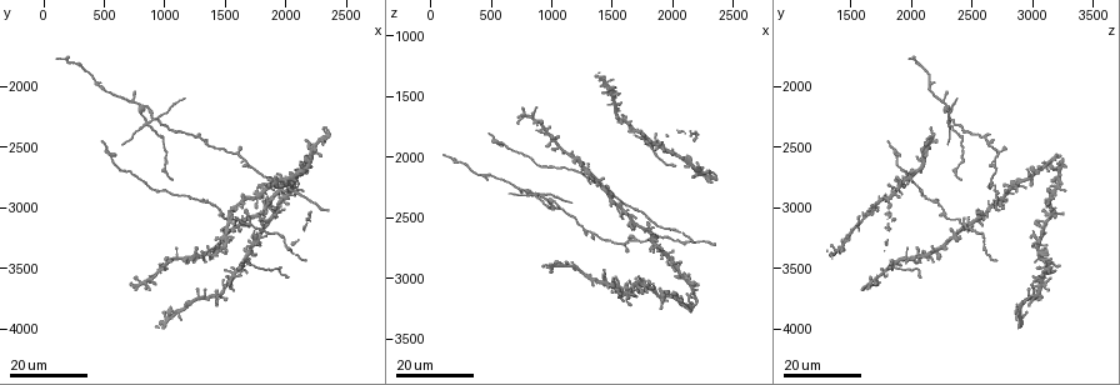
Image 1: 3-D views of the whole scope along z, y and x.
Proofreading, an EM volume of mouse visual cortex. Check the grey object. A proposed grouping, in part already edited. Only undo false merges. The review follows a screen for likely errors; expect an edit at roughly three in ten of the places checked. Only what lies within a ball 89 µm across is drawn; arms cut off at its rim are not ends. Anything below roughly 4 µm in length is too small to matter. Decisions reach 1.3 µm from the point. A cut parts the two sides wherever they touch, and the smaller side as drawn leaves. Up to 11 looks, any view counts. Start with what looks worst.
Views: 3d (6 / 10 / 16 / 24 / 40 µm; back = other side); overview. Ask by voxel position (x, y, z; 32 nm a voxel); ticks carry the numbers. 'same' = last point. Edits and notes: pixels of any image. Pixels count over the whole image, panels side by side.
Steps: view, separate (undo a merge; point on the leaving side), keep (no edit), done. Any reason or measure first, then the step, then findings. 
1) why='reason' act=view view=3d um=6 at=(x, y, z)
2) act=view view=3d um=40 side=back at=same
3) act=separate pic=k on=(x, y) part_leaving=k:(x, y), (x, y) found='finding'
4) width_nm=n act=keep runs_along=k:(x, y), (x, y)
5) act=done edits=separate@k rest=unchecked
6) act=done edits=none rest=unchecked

why='side arm on a straight run' act=view view=3d um=16 at=(1660, 3140, 2440)

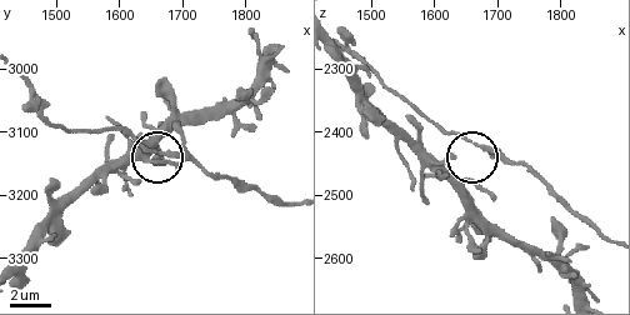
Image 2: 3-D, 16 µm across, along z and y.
act=view view=3d um=10 at=(1680, 3135, 2425)

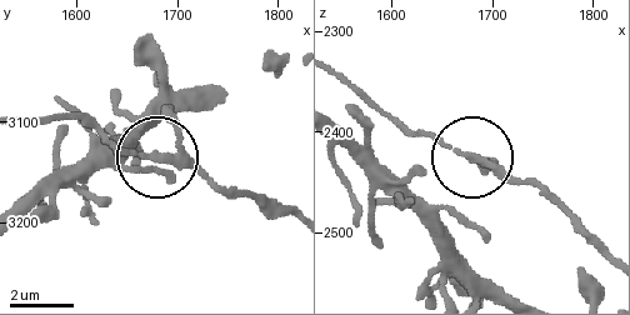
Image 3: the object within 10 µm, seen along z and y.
arms=3 act=keep found='continuous, no second neuron'

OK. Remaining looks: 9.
act=view view=3d um=24 at=(1400, 3340, 2180)

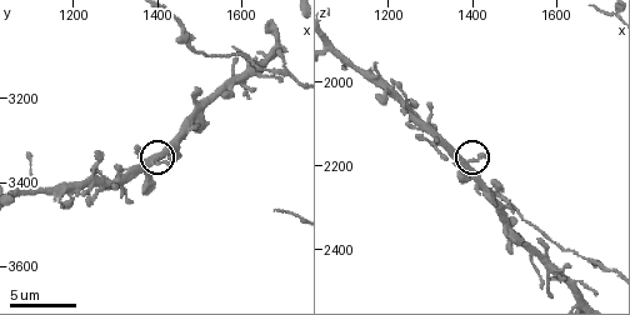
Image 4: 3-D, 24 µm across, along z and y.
why='zoom in' act=view view=3d um=10 at=(1400, 3355, 2185)

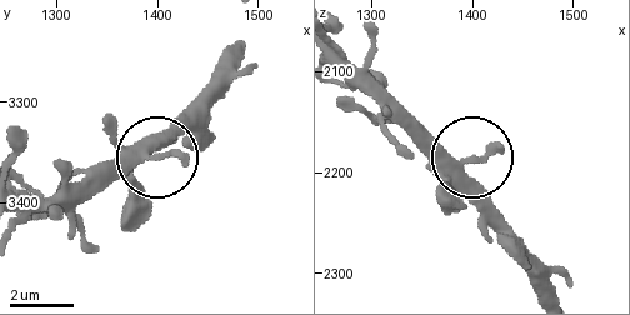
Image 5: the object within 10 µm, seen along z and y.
act=keep runs_along=5:(241, 51), (150, 156), (75, 180) found='one neuron here'

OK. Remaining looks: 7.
why='a fork' act=view view=3d um=6 at=(1290, 3405, 2105)

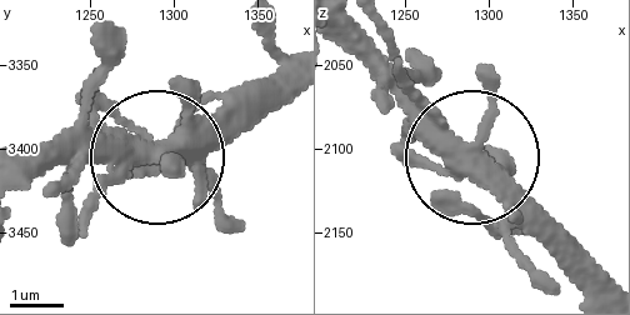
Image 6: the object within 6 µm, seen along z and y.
side_arm_um=27 act=keep runs_along=6:(281, 71), (146, 151), (30, 151) found='continuous, no second neuron'

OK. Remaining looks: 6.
why='narrows sharply' act=view view=3d um=24 at=(760, 2140, 2260)

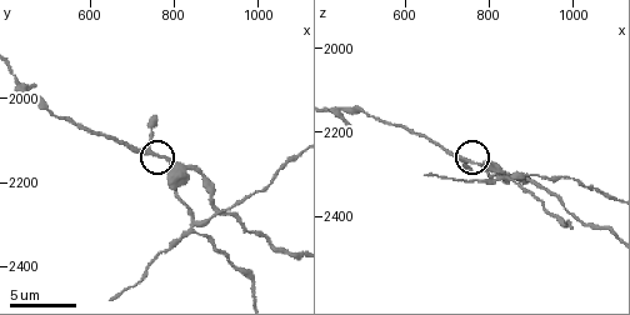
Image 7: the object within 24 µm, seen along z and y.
why='closer look' act=view view=3d um=10 at=(775, 2135, 2280)

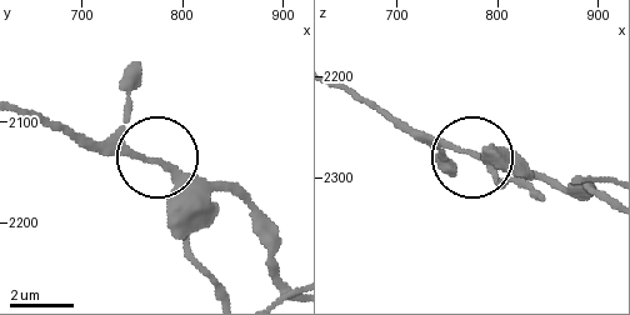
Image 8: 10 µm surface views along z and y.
act=separate pic=8 on=(499, 183) part_leaving=8:(485, 165), (501, 181), (539, 195) found='two neurons meet here'

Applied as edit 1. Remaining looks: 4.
act=view view=overview

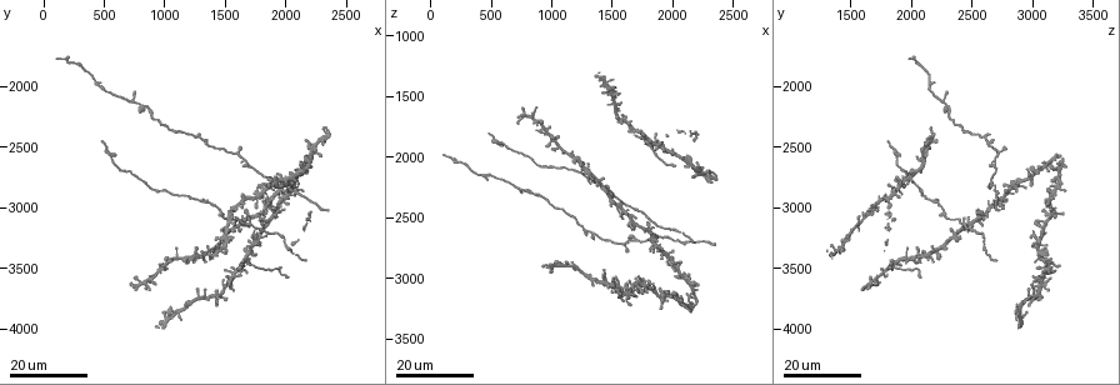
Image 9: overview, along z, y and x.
act=view view=3d um=16 at=(1960, 2860, 2800)

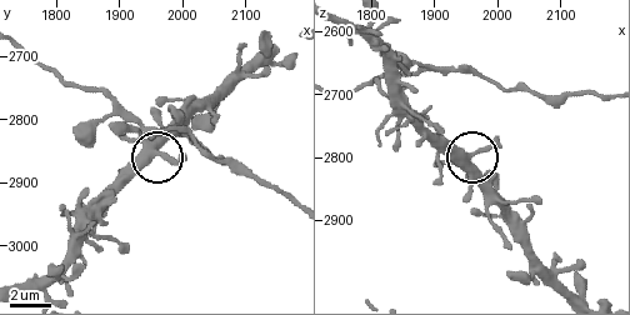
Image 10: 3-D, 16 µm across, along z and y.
act=view view=3d um=6 at=(1975, 2860, 2785)

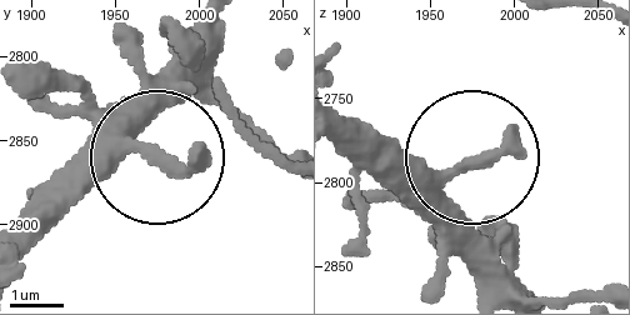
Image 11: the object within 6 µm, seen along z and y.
act=keep found='continuous, no second neuron'

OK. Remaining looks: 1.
act=done edits=separate@8 rest=unchecked

